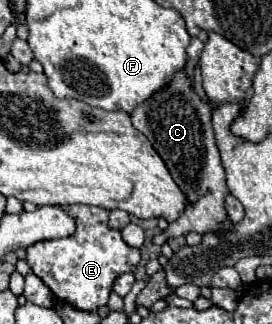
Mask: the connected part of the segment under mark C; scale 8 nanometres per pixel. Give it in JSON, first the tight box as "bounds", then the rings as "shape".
{"bounds":[132,70,234,246],"shape":[[[184,70],[176,72],[176,76],[166,88],[156,92],[144,104],[136,106],[136,110],[132,112],[132,124],[150,140],[150,144],[164,160],[174,182],[186,194],[186,210],[180,214],[178,220],[170,222],[168,230],[155,236],[152,242],[162,246],[166,238],[184,236],[188,232],[198,232],[198,234],[210,232],[216,236],[228,232],[234,224],[230,222],[224,210],[224,198],[228,196],[228,186],[226,186],[226,172],[220,162],[220,152],[214,142],[212,110],[208,102],[200,100],[200,96],[194,92],[192,80],[186,78]]]}

